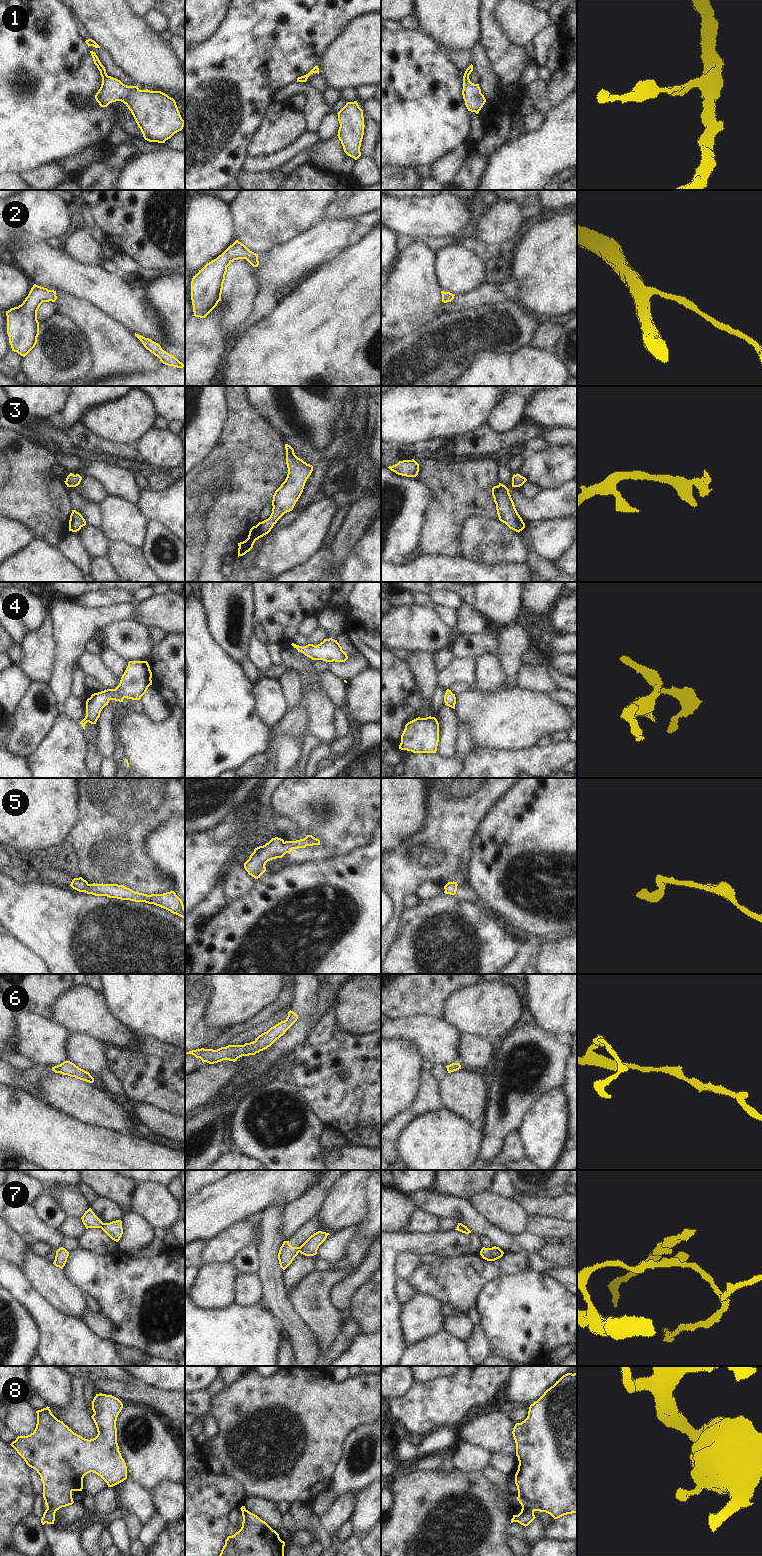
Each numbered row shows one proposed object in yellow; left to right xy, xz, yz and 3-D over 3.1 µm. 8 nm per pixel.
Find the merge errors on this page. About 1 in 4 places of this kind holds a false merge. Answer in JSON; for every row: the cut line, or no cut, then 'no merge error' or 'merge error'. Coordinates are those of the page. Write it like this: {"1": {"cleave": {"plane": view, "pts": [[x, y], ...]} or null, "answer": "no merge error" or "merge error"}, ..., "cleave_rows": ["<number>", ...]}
{"1": {"cleave": null, "answer": "no merge error"}, "2": {"cleave": null, "answer": "no merge error"}, "3": {"cleave": null, "answer": "no merge error"}, "4": {"cleave": null, "answer": "no merge error"}, "5": {"cleave": null, "answer": "no merge error"}, "6": {"cleave": null, "answer": "no merge error"}, "7": {"cleave": {"plane": "xy", "pts": [[104, 1223], [100, 1227]]}, "answer": "merge error"}, "8": {"cleave": null, "answer": "no merge error"}, "cleave_rows": ["7"]}

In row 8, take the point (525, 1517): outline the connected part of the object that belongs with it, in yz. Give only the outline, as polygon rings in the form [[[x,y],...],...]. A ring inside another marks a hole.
[[[577,1373],[563,1375],[537,1401],[531,1404],[527,1418],[521,1423],[515,1424],[512,1434],[516,1443],[516,1456],[519,1461],[518,1470],[515,1474],[515,1484],[518,1490],[517,1500],[521,1504],[522,1509],[518,1515],[513,1515],[511,1523],[518,1522],[526,1527],[536,1518],[534,1515],[535,1511],[546,1512],[554,1519],[558,1519],[567,1514],[577,1513]]]

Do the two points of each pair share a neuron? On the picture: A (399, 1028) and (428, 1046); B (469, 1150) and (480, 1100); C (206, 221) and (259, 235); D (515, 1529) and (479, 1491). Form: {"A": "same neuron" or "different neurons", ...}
{"A": "same neuron", "B": "different neurons", "C": "different neurons", "D": "different neurons"}

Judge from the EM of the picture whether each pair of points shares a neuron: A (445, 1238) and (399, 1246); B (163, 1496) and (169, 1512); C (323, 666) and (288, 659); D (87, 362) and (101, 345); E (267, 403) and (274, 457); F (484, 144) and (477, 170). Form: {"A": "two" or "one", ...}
{"A": "one", "B": "one", "C": "one", "D": "two", "E": "two", "F": "one"}

